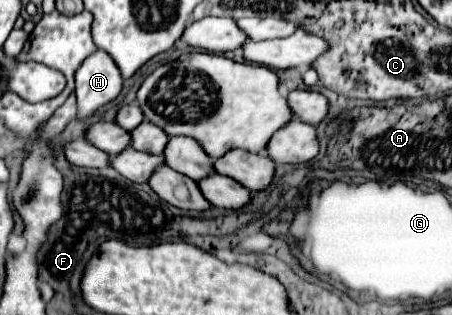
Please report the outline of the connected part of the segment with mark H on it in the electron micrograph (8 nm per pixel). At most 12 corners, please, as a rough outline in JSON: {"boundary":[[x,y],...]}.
{"boundary":[[97,50],[75,74],[77,120],[123,90],[115,60]]}

